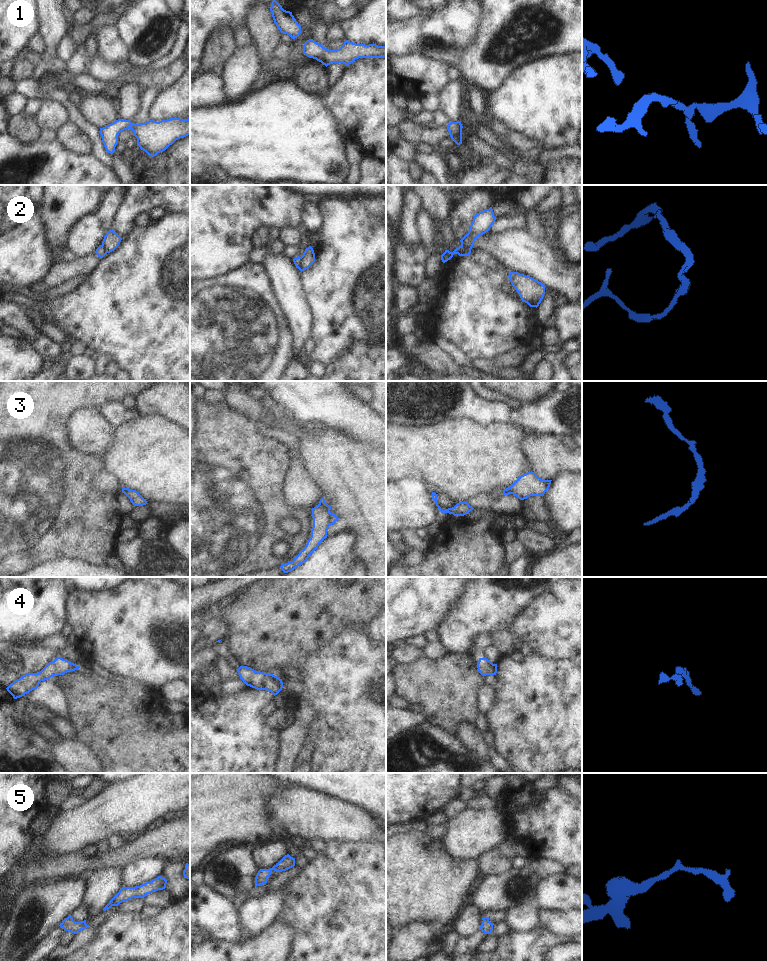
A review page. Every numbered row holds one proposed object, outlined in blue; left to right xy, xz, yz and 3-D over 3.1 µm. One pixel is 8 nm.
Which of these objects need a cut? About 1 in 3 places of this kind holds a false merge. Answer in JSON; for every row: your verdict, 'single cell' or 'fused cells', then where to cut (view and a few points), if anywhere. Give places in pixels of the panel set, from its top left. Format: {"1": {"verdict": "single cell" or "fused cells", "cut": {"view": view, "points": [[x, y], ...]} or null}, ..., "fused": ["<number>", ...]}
{"1": {"verdict": "single cell", "cut": null}, "2": {"verdict": "fused cells", "cut": {"view": "xy", "points": [[101, 245], [107, 252]]}}, "3": {"verdict": "fused cells", "cut": {"view": "xz", "points": [[319, 503], [329, 512], [330, 524]]}}, "4": {"verdict": "single cell", "cut": null}, "5": {"verdict": "single cell", "cut": null}, "fused": ["2", "3"]}

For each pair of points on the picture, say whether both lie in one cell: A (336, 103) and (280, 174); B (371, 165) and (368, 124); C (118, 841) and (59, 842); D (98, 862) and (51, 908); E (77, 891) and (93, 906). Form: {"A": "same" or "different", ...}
{"A": "different", "B": "different", "C": "different", "D": "different", "E": "different"}

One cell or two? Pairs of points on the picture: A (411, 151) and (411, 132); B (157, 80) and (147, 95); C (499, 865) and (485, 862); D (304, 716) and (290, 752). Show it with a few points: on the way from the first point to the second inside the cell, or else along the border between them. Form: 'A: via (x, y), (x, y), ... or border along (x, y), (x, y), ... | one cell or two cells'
A: border along (401, 137), (417, 144) | two cells
B: border along (158, 90), (146, 88), (143, 91) | two cells
C: via (496, 863), (488, 862) | one cell
D: via (300, 725), (290, 743) | one cell

